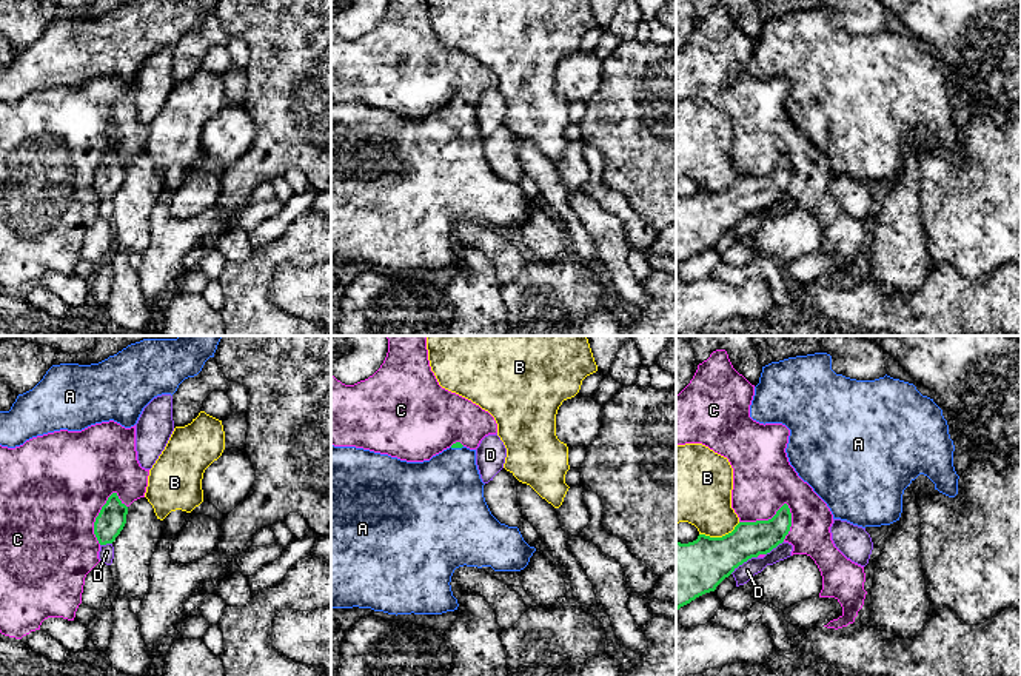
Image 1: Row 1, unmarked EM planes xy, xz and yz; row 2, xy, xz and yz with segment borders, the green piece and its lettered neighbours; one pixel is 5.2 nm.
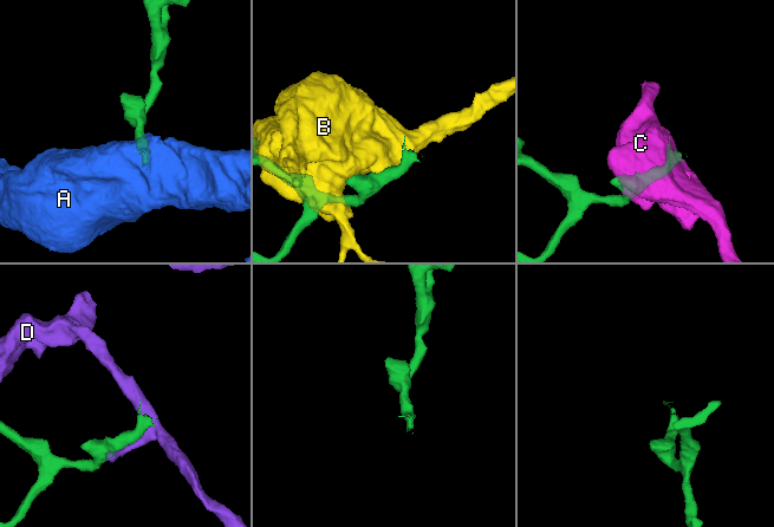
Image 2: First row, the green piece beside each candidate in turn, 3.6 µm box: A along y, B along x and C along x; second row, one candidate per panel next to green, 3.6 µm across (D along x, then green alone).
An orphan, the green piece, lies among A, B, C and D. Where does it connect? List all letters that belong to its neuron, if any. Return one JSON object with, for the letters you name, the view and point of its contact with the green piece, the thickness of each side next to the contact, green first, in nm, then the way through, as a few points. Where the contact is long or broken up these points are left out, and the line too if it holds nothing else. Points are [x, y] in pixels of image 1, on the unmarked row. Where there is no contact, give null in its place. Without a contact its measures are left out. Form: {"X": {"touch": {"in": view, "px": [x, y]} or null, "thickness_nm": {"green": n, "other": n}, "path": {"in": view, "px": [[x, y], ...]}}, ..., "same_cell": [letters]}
{"A": {"touch": {"in": "xz", "px": [456, 102]}, "thickness_nm": {"green": 30, "other": 400}, "path": {"in": "xz", "px": [[458, 99], [456, 102], [445, 148]]}}, "same_cell": ["A"]}

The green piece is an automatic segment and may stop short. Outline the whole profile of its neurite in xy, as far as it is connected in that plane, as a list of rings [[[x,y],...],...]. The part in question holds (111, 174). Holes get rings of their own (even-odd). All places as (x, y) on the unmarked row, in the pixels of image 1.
[[[112,148],[94,177],[94,189],[100,200],[112,199],[126,179],[128,162]]]

